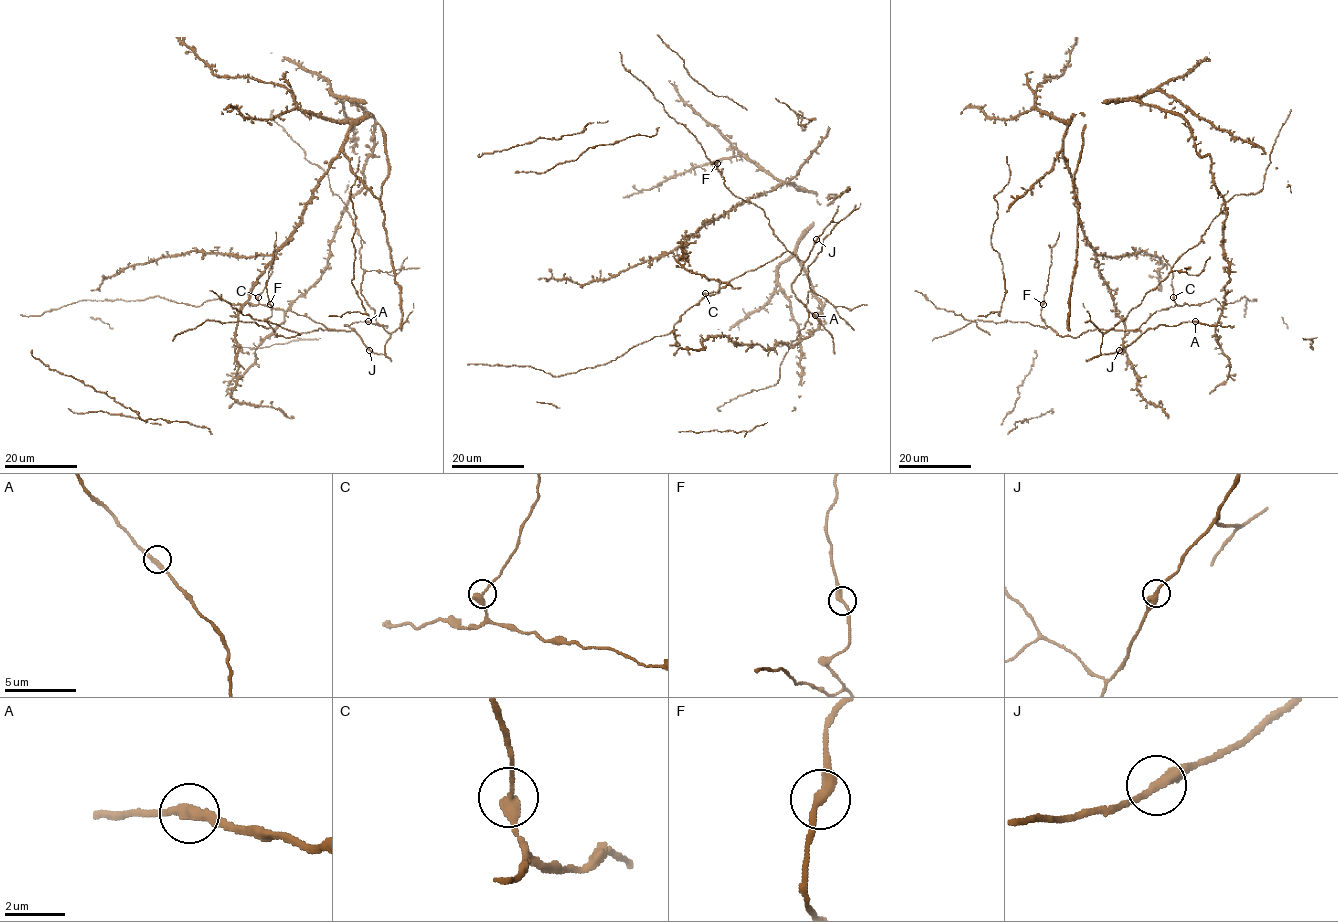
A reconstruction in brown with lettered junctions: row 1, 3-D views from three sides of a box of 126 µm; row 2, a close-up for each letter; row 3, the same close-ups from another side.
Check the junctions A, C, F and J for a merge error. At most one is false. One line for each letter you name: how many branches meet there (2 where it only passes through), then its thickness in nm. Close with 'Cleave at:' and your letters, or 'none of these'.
C: branches 2; calibre 360 nm
Cleave at: C

